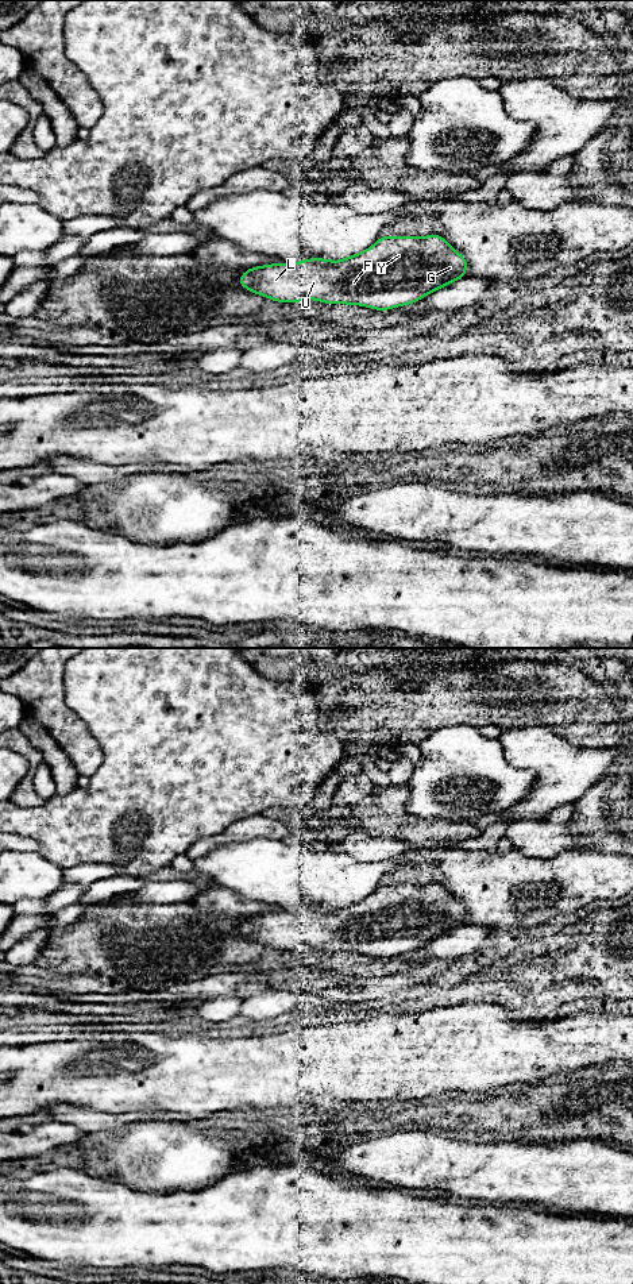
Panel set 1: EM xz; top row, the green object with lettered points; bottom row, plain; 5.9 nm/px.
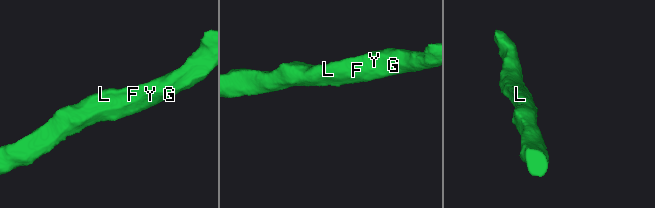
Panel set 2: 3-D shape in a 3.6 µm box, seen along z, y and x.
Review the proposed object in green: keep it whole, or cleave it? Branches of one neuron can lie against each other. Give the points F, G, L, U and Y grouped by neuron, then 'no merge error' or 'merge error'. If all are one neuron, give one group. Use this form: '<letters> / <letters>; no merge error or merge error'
F G L U Y; no merge error

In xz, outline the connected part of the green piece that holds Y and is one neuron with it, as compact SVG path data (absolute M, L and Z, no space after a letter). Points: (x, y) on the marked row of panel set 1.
M441 235L381 236L364 251L340 261L310 258L297 263L263 265L246 269L238 279L242 288L277 302L316 300L389 311L413 304L464 278L467 267L466 258Z

